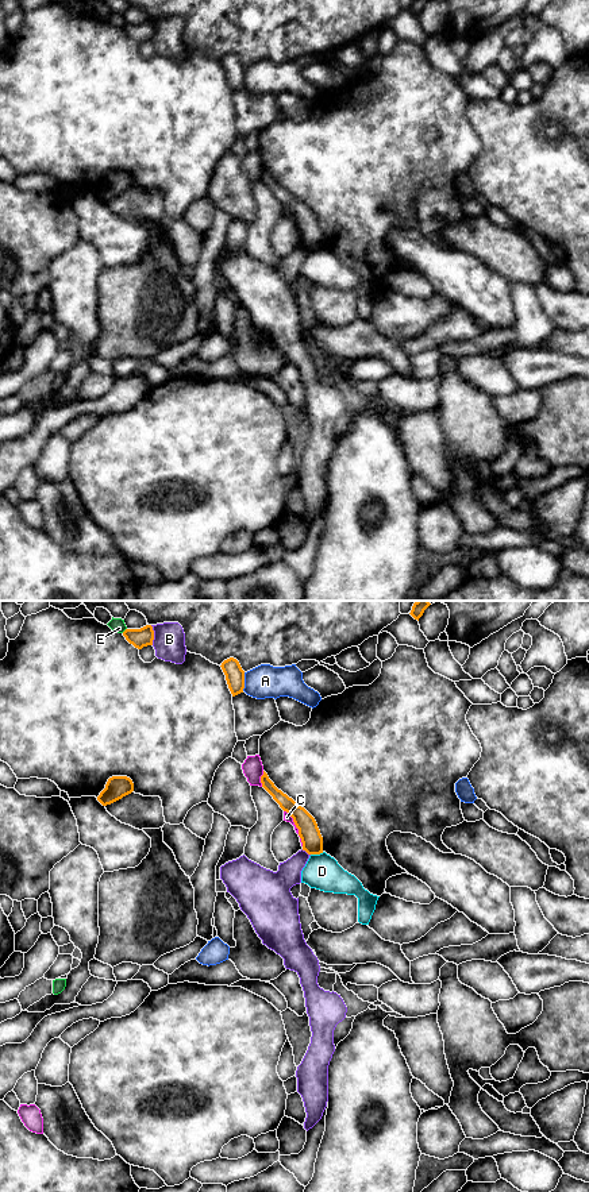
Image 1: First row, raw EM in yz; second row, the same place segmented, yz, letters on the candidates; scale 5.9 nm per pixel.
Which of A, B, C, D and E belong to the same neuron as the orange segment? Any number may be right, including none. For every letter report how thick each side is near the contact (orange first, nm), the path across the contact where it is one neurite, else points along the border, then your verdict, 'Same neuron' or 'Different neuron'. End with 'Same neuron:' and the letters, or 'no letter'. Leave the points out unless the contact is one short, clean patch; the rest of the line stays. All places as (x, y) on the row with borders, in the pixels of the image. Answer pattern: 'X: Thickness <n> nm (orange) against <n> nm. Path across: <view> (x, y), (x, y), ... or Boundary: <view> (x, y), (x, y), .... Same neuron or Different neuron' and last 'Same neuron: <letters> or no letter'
A: Thickness 110 nm (orange) against 200 nm. Different neuron
B: Thickness 110 nm (orange) against 190 nm. Different neuron
C: Thickness 90 nm (orange) against 120 nm. Different neuron
D: Thickness 130 nm (orange) against 200 nm. Boundary: yz (323, 852), (311, 855). Different neuron
E: Thickness 110 nm (orange) against 80 nm. Different neuron
Same neuron: no letter

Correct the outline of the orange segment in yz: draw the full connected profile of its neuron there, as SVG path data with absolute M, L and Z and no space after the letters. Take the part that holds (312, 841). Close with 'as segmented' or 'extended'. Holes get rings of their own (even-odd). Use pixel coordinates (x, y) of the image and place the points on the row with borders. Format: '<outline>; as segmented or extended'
M265 771L261 776L261 783L262 787L280 805L280 807L293 818L303 842L303 850L305 850L308 855L323 853L323 837L315 818L304 807L299 806L292 798L278 790Z; as segmented

